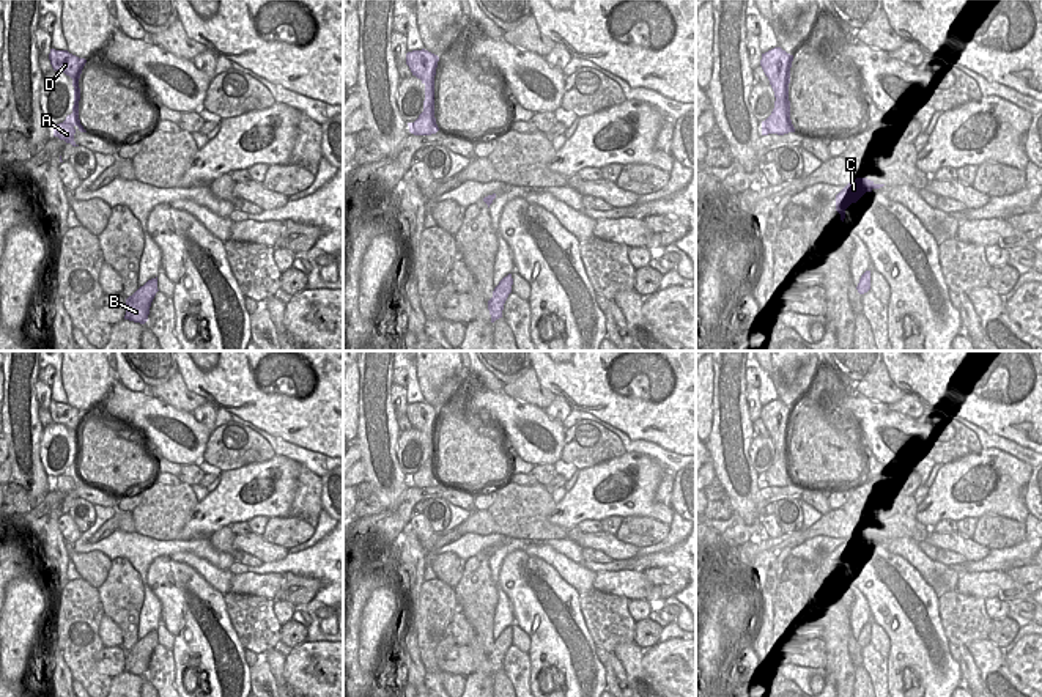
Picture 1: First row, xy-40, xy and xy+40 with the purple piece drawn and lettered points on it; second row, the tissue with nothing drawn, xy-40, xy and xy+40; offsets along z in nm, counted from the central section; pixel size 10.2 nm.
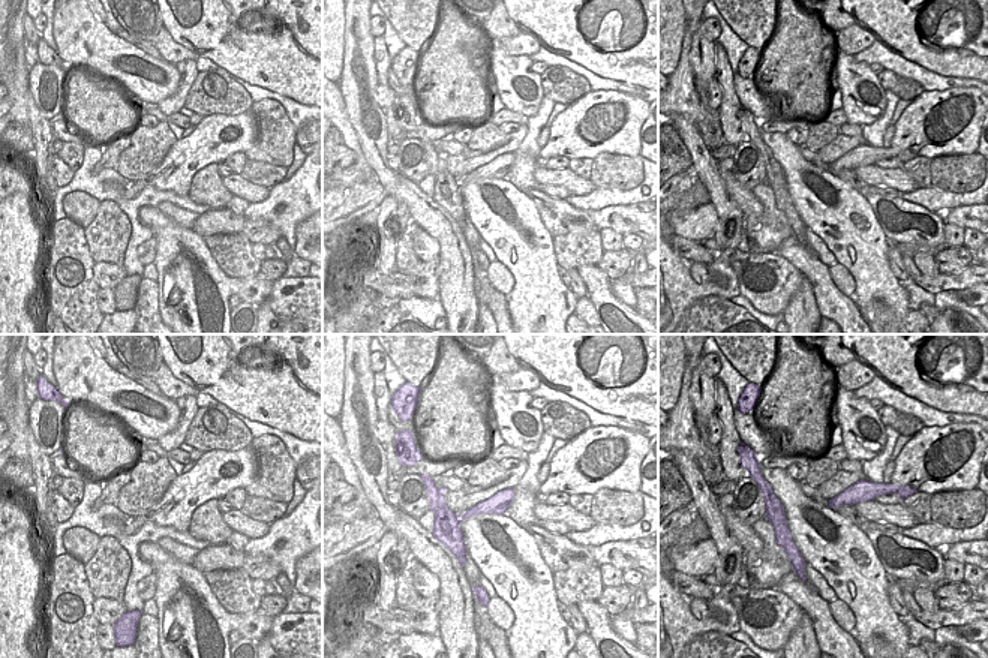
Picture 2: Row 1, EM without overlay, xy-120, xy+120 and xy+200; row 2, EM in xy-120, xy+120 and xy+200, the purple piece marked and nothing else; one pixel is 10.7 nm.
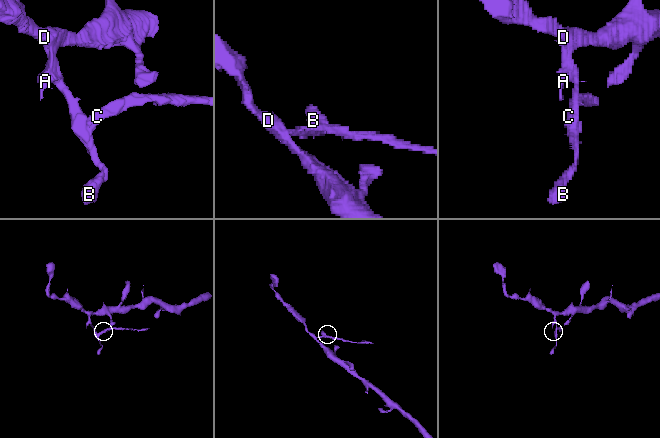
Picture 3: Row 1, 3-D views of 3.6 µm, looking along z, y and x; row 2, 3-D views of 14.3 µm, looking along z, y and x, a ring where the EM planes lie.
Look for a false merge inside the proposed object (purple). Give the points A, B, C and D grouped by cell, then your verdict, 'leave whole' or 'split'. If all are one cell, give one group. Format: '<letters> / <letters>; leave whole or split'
A B C / D; split

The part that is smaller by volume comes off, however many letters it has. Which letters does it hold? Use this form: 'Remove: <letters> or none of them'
Remove: A, B, C

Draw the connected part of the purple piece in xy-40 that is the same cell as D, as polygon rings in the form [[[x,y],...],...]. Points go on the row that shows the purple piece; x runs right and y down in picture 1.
[[[50,49],[49,60],[54,71],[61,71],[72,79],[72,87],[74,87],[72,107],[79,105],[79,101],[80,101],[79,79],[87,60],[76,57],[68,50],[55,50],[55,49]]]

